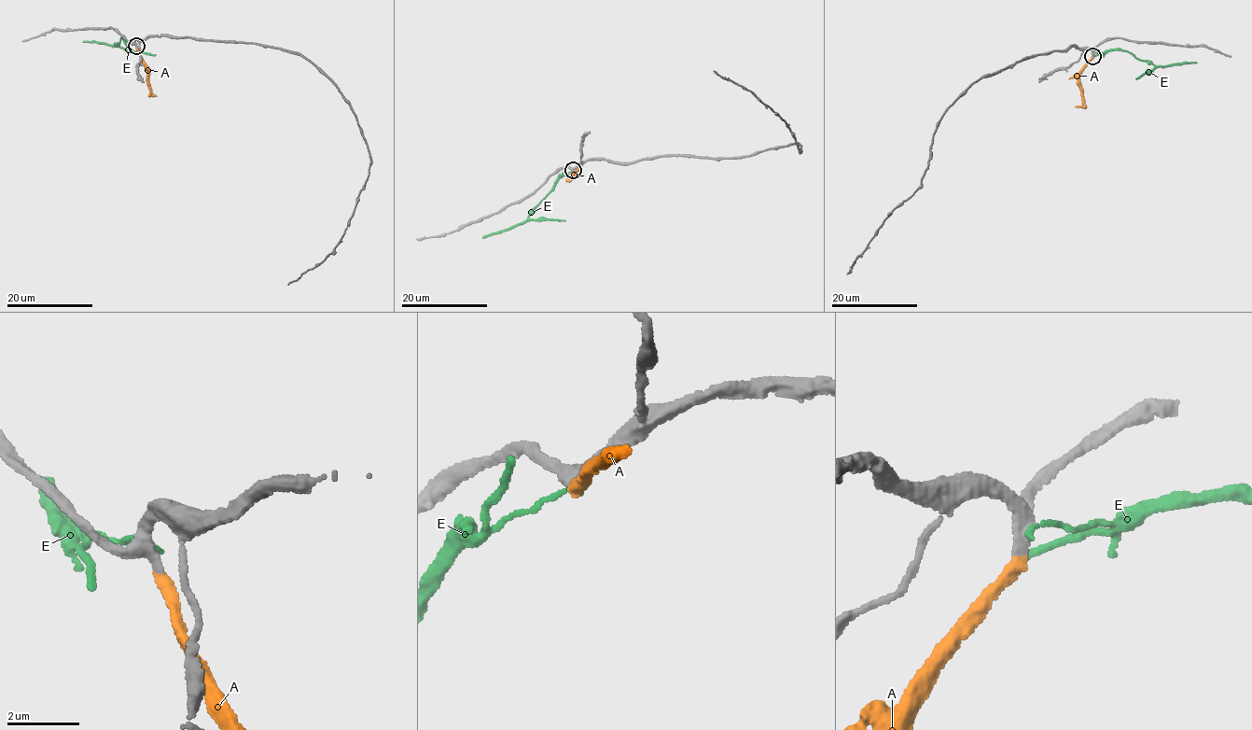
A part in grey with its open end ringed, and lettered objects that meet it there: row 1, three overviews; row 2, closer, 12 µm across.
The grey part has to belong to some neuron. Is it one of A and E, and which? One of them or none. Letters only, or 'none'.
A

